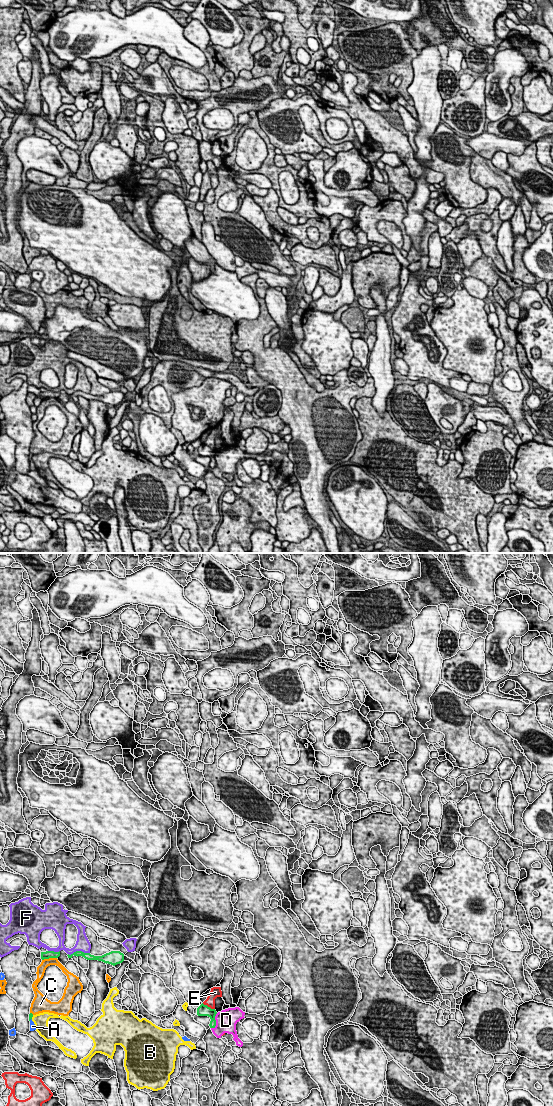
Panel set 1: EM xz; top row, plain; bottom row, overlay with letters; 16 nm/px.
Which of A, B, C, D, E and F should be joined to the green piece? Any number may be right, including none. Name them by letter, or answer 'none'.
none

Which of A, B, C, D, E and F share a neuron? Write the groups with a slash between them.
A / B / C / D / E / F

